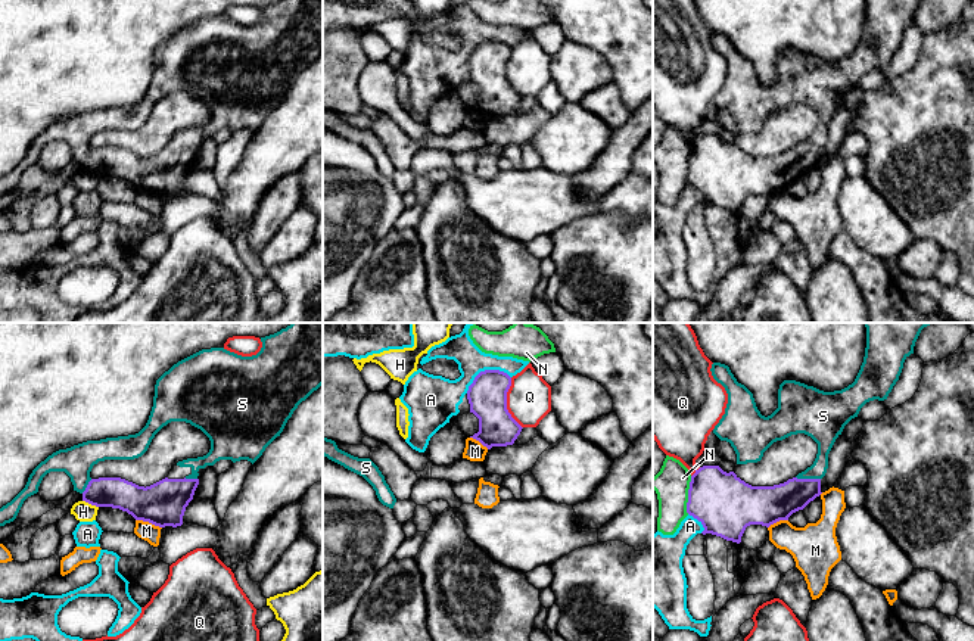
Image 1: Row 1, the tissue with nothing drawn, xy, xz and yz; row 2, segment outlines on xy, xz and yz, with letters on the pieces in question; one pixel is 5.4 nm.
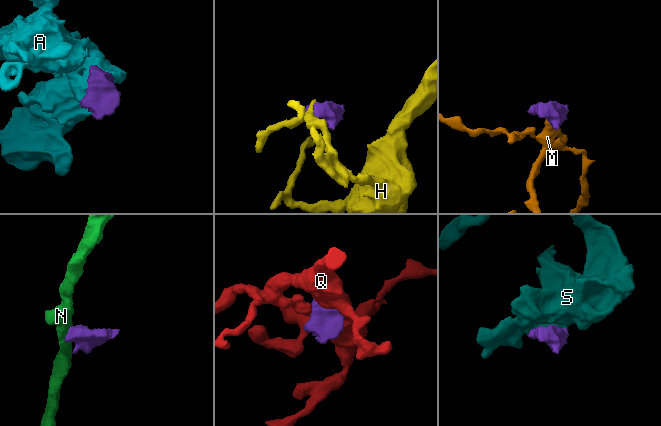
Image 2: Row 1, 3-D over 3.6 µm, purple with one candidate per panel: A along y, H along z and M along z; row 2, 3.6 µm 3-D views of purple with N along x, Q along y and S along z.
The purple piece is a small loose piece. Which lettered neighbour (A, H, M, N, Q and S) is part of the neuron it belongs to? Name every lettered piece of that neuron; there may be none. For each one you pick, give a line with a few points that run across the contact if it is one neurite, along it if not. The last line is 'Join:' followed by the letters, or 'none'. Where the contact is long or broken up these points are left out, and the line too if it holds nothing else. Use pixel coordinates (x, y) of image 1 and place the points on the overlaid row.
Join: S

